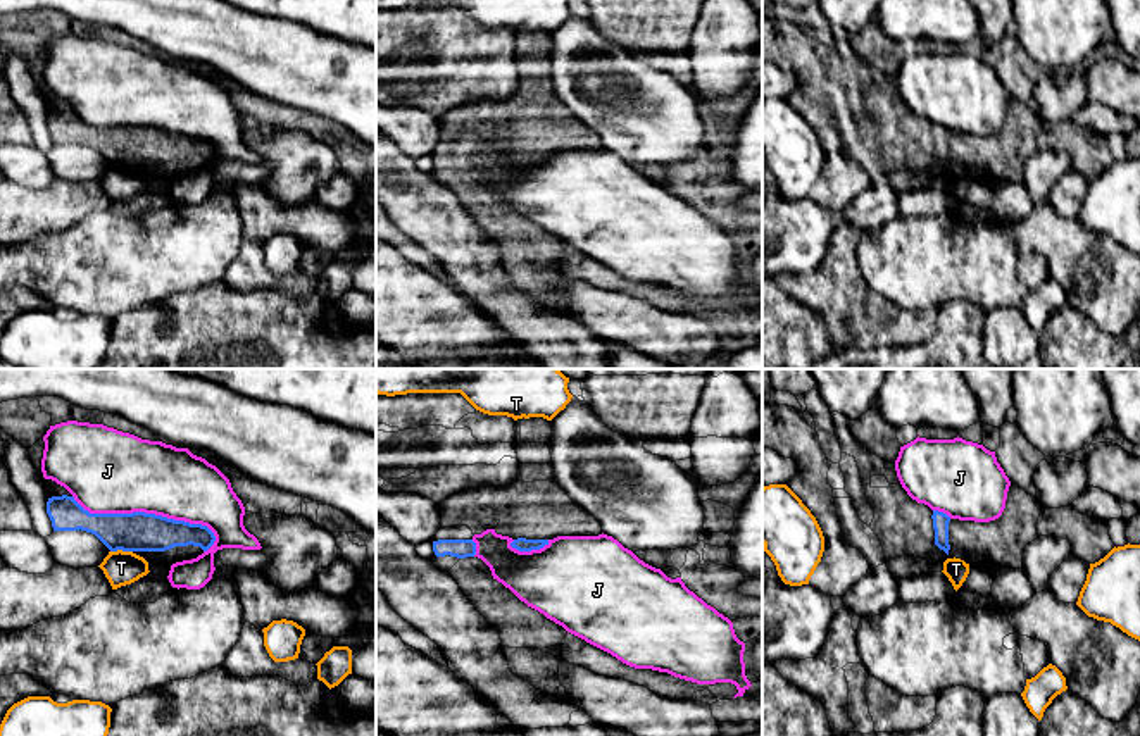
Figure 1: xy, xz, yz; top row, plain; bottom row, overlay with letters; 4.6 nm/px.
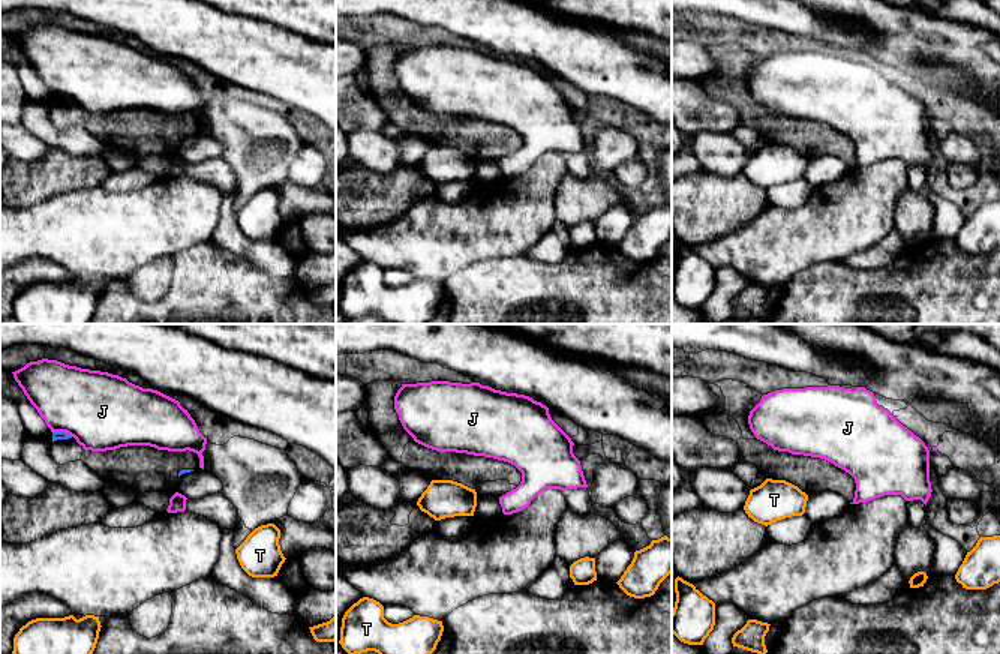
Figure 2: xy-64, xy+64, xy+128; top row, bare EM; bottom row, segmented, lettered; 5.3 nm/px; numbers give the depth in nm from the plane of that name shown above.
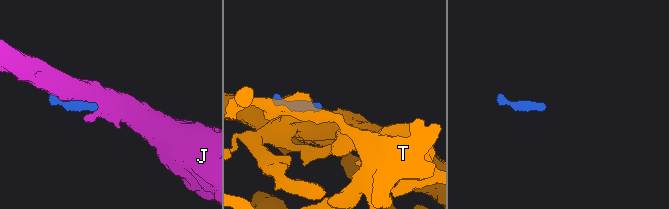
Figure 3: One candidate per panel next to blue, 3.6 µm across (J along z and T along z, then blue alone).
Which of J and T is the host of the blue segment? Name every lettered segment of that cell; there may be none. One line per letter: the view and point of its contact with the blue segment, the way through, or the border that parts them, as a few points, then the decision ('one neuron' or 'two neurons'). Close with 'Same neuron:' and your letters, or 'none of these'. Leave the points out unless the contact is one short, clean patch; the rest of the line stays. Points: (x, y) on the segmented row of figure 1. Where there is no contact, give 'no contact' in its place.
J: xy (144, 512) | two neurons
T: xy (121, 548) | along xy (131, 550), (111, 552) | two neurons
Same neuron: none of these

